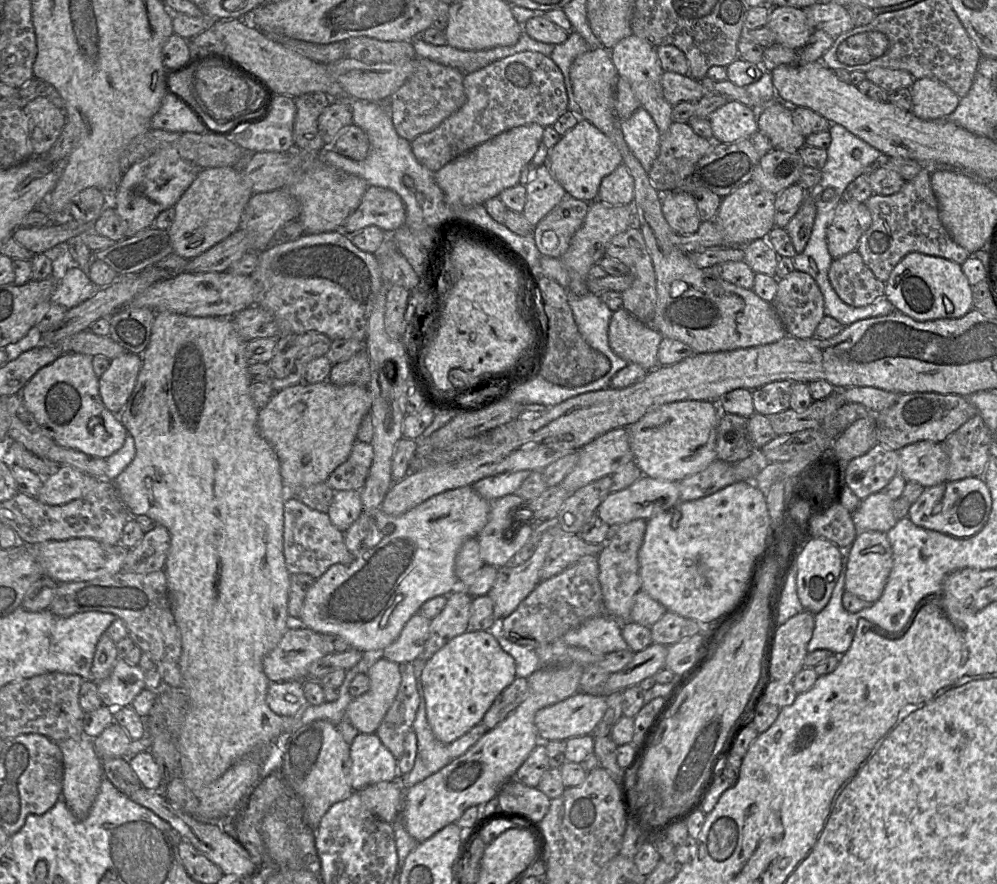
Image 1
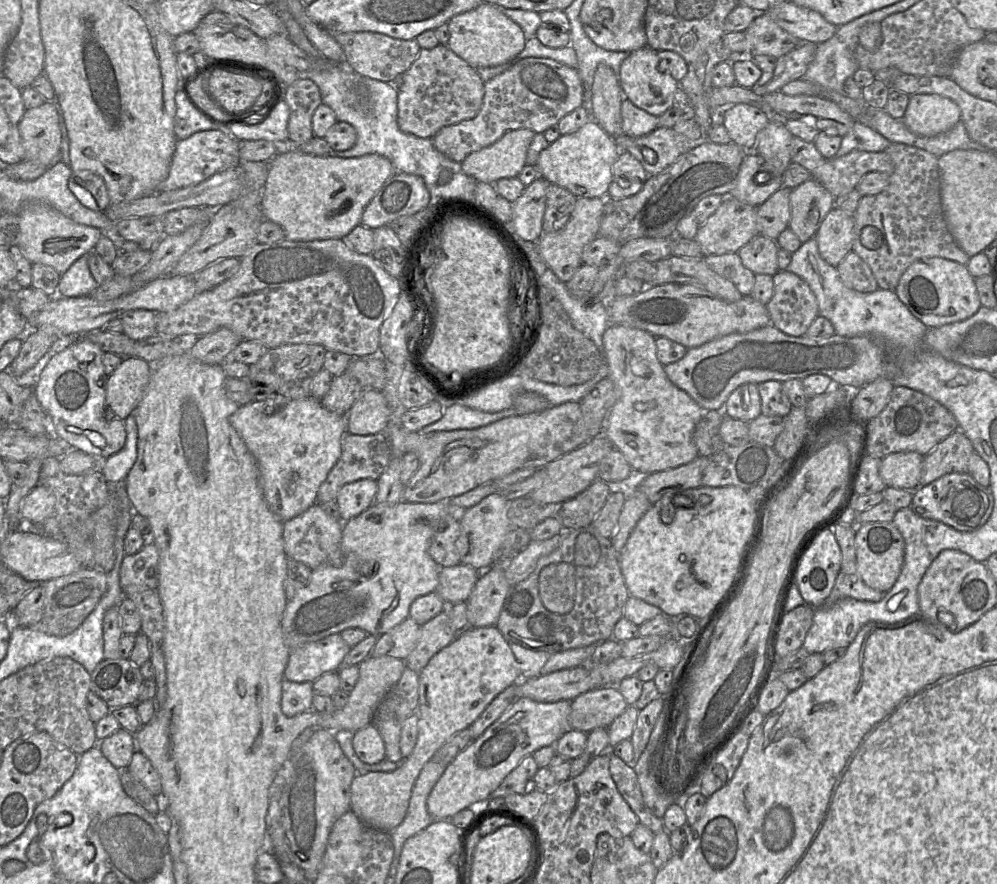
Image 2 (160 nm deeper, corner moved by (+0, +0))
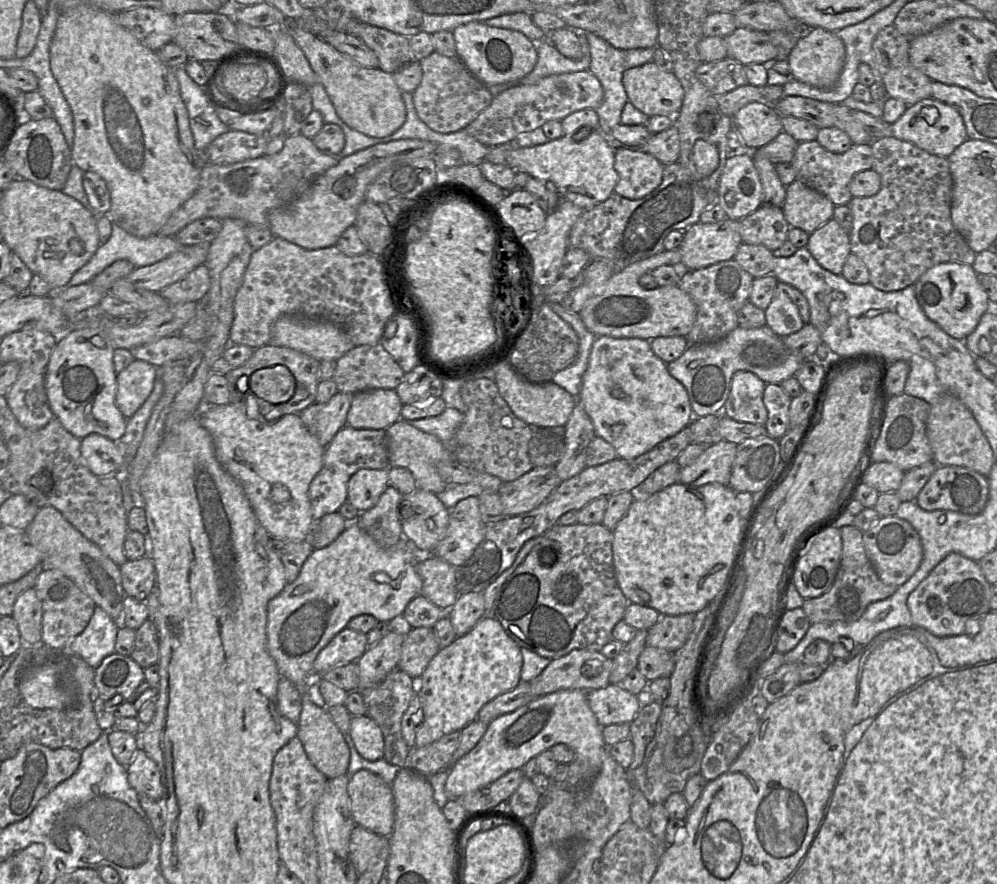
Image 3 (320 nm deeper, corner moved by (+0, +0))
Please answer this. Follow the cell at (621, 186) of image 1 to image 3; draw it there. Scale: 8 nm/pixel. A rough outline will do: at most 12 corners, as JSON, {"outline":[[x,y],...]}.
{"outline":[[617,146],[614,193],[638,200],[660,185],[664,165]]}

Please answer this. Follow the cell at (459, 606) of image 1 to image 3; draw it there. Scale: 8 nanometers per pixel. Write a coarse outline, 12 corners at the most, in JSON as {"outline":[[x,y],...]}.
{"outline":[[433,628],[404,630],[398,669],[419,679],[440,650]]}

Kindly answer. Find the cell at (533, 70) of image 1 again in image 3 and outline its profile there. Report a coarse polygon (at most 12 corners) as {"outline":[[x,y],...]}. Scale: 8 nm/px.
{"outline":[[589,71],[509,88],[464,129],[487,147],[596,110]]}

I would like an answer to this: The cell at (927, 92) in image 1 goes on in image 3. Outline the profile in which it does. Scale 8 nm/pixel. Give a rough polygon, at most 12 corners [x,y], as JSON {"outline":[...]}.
{"outline":[[931,97],[892,136],[946,158],[968,139],[960,113]]}

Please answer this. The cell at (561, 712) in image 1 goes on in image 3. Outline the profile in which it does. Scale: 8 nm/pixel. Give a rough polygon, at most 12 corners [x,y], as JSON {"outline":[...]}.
{"outline":[[620,684],[587,693],[601,726],[630,724],[644,703]]}

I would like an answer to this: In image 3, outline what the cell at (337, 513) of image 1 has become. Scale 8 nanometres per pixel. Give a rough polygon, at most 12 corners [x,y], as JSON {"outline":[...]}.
{"outline":[[360,469],[348,481],[347,502],[359,513],[389,486],[387,469]]}

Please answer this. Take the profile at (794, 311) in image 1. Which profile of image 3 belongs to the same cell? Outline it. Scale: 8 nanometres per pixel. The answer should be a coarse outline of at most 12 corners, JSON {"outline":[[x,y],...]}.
{"outline":[[783,282],[764,312],[780,337],[810,320],[805,296]]}

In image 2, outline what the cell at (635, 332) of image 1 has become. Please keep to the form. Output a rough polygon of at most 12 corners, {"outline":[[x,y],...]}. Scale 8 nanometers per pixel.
{"outline":[[603,334],[616,402],[603,434],[647,474],[699,456],[705,410],[656,337]]}

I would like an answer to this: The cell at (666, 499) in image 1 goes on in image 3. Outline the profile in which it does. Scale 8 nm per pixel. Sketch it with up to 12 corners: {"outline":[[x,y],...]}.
{"outline":[[707,445],[681,468],[690,486],[729,485],[737,447]]}

